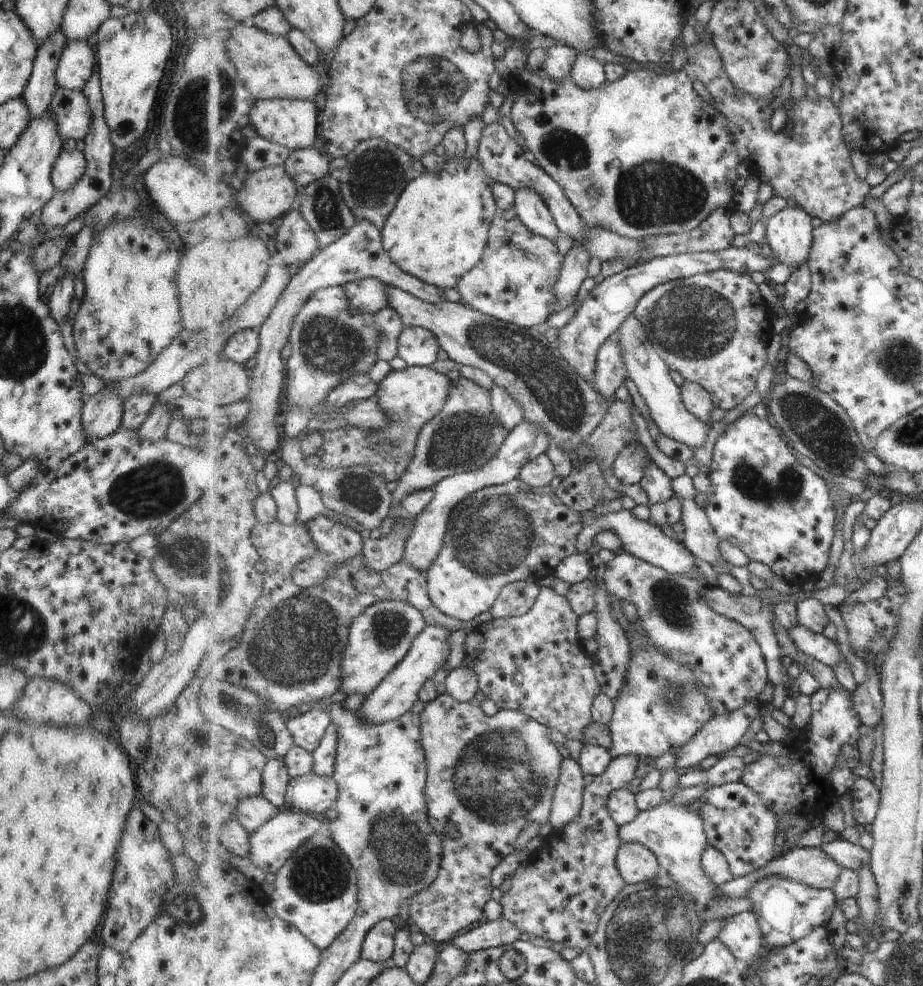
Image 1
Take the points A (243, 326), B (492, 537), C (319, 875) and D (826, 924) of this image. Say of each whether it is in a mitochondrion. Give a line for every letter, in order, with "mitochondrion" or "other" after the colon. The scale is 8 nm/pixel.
A: other
B: mitochondrion
C: mitochondrion
D: other

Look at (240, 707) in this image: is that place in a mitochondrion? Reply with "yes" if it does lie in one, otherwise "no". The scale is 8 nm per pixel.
yes

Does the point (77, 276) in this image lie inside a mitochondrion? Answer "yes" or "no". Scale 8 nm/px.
no

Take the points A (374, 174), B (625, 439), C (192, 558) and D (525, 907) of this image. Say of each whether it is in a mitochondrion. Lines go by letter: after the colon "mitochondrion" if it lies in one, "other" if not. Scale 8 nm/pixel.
A: mitochondrion
B: other
C: mitochondrion
D: other

